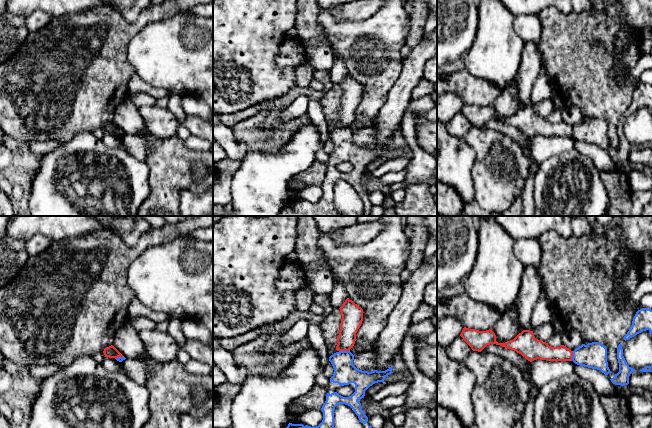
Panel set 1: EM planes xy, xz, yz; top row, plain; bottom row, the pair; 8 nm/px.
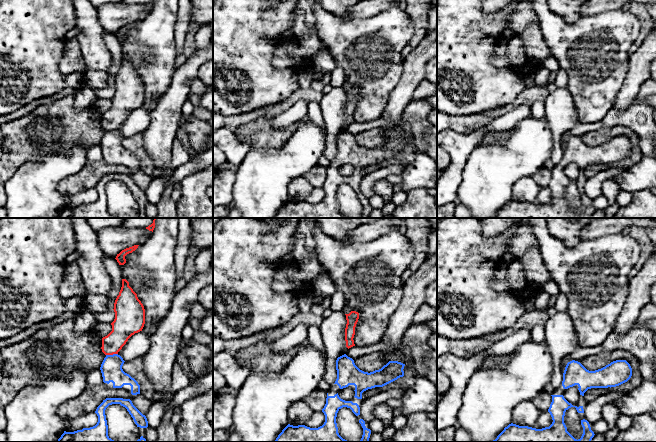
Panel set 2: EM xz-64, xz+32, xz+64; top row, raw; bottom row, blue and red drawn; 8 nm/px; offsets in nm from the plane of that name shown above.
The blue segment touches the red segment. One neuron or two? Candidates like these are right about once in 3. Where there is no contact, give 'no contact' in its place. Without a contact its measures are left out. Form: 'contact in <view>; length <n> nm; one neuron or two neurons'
contact in xz; length 90 nm; two neurons

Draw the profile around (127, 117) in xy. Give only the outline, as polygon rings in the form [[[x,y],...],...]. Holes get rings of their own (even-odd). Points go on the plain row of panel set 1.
[[[128,99],[115,109],[113,122],[125,134],[139,134],[142,131],[146,131],[139,109]]]

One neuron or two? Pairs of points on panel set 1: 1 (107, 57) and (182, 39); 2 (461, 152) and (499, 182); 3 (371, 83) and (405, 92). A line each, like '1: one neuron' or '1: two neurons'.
1: two neurons
2: two neurons
3: two neurons

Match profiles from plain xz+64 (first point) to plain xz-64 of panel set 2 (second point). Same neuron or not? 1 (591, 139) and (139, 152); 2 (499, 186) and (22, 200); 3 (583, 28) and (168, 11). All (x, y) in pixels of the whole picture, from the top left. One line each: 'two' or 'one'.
1: one
2: one
3: one

